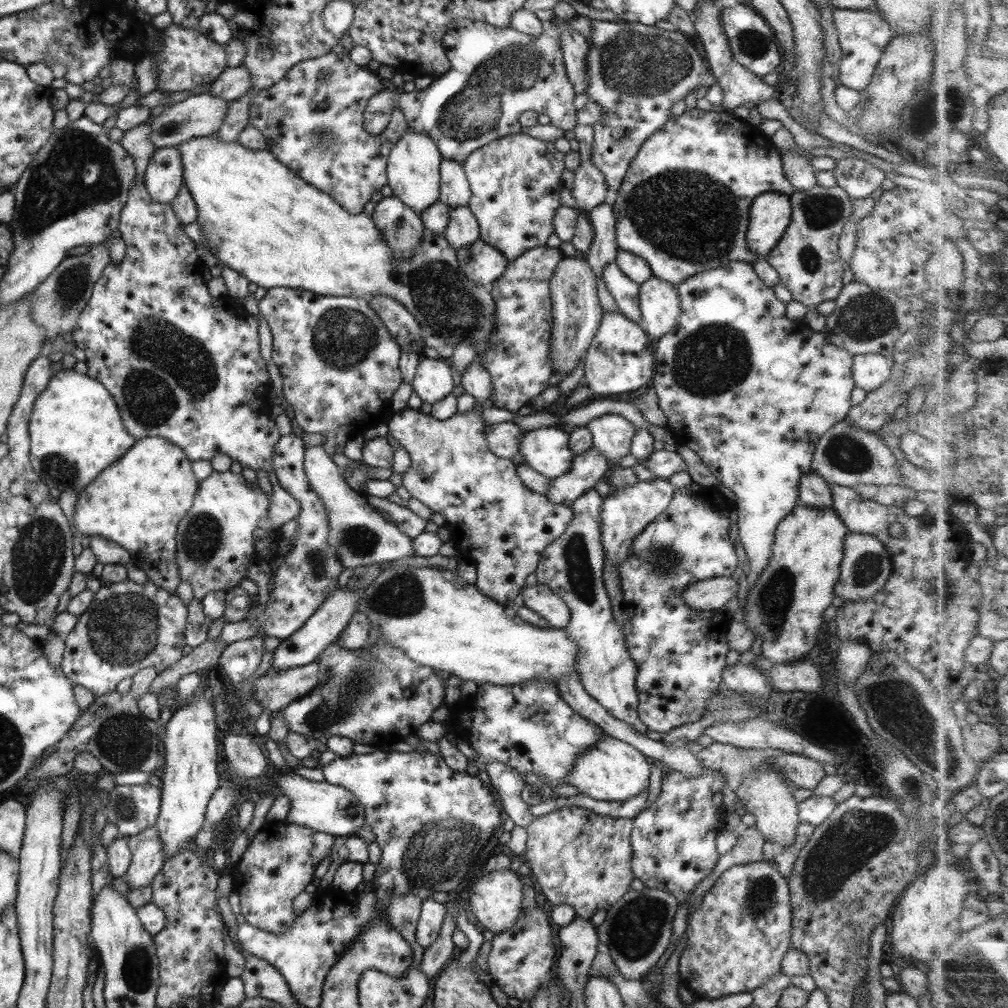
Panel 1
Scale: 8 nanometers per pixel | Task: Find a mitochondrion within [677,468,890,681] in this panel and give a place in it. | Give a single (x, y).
(769, 608)

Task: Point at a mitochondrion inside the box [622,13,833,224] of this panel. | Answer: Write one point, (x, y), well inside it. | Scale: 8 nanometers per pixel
(752, 44)

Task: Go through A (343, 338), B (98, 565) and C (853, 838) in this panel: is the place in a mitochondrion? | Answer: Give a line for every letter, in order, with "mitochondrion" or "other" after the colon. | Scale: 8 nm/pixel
A: mitochondrion
B: other
C: mitochondrion

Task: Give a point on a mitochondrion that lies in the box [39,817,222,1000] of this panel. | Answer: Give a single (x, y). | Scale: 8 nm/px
(137, 970)

